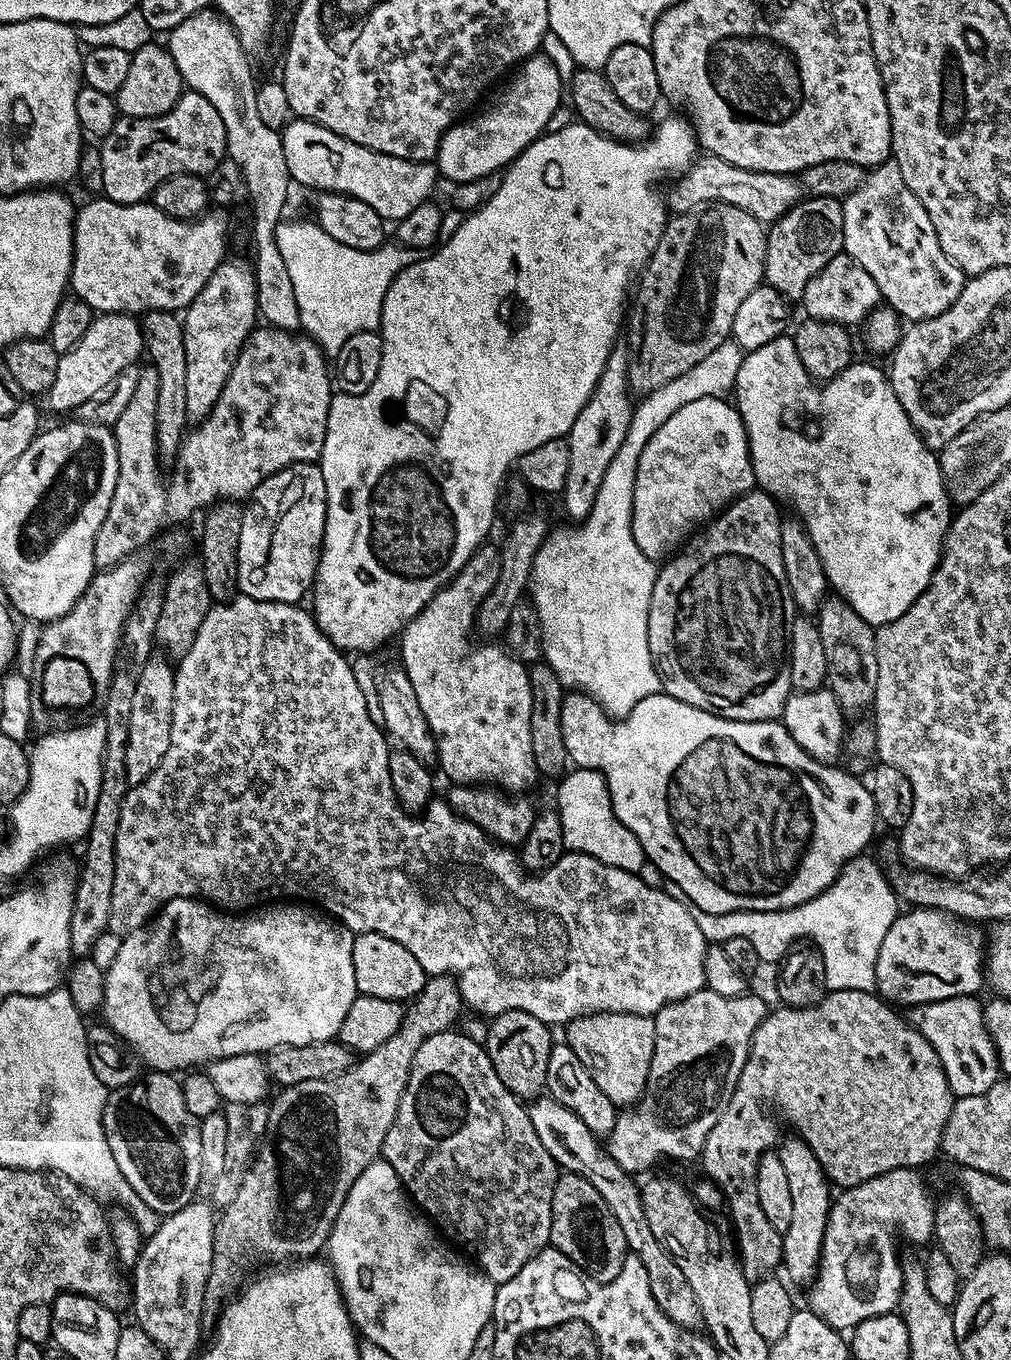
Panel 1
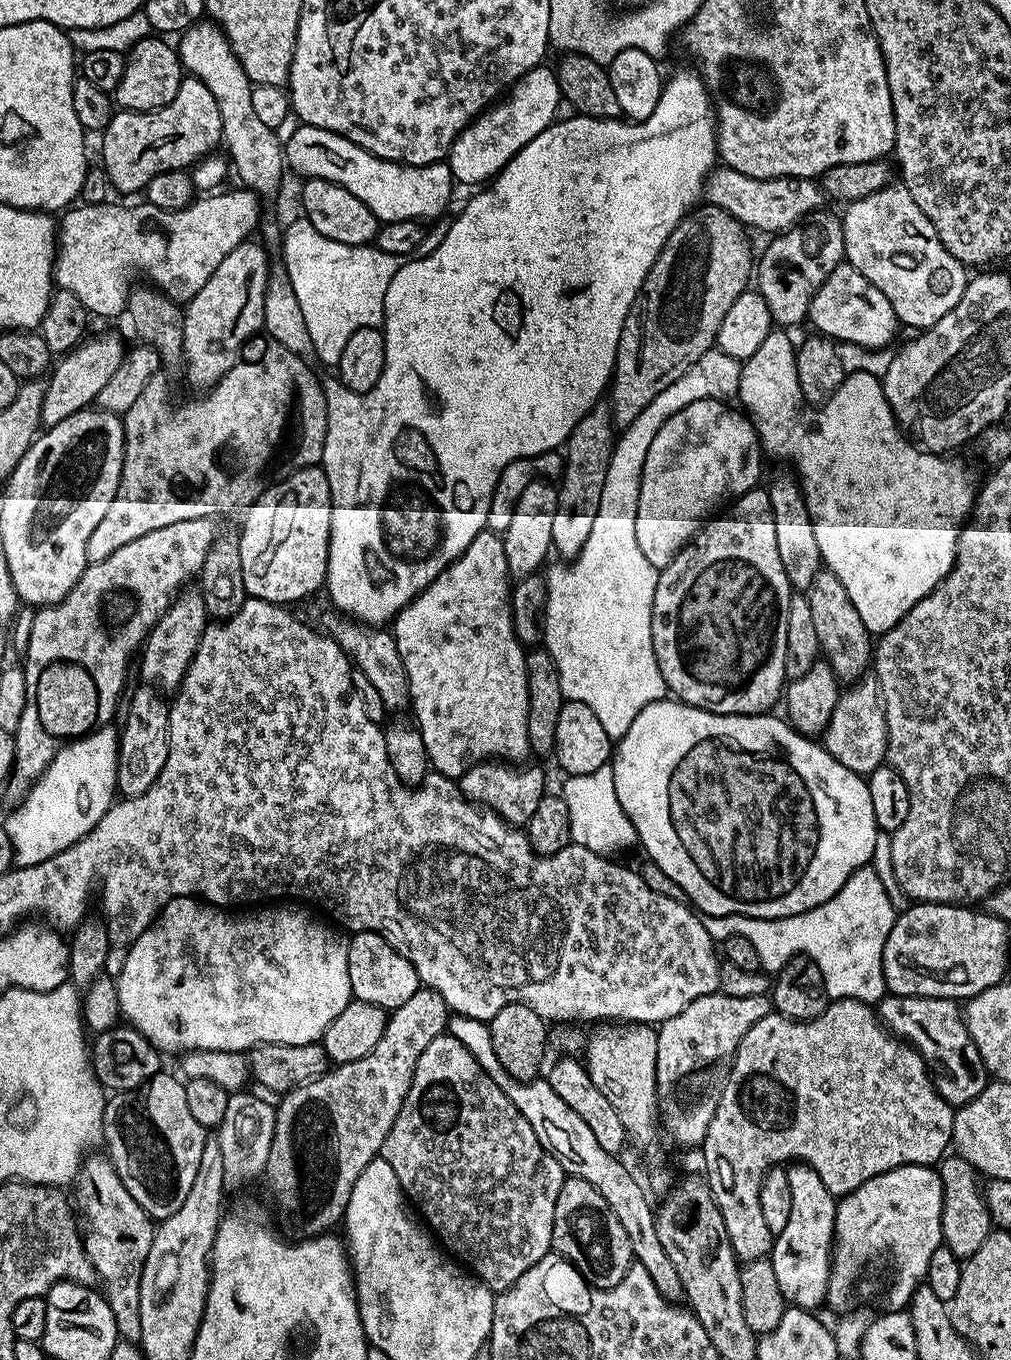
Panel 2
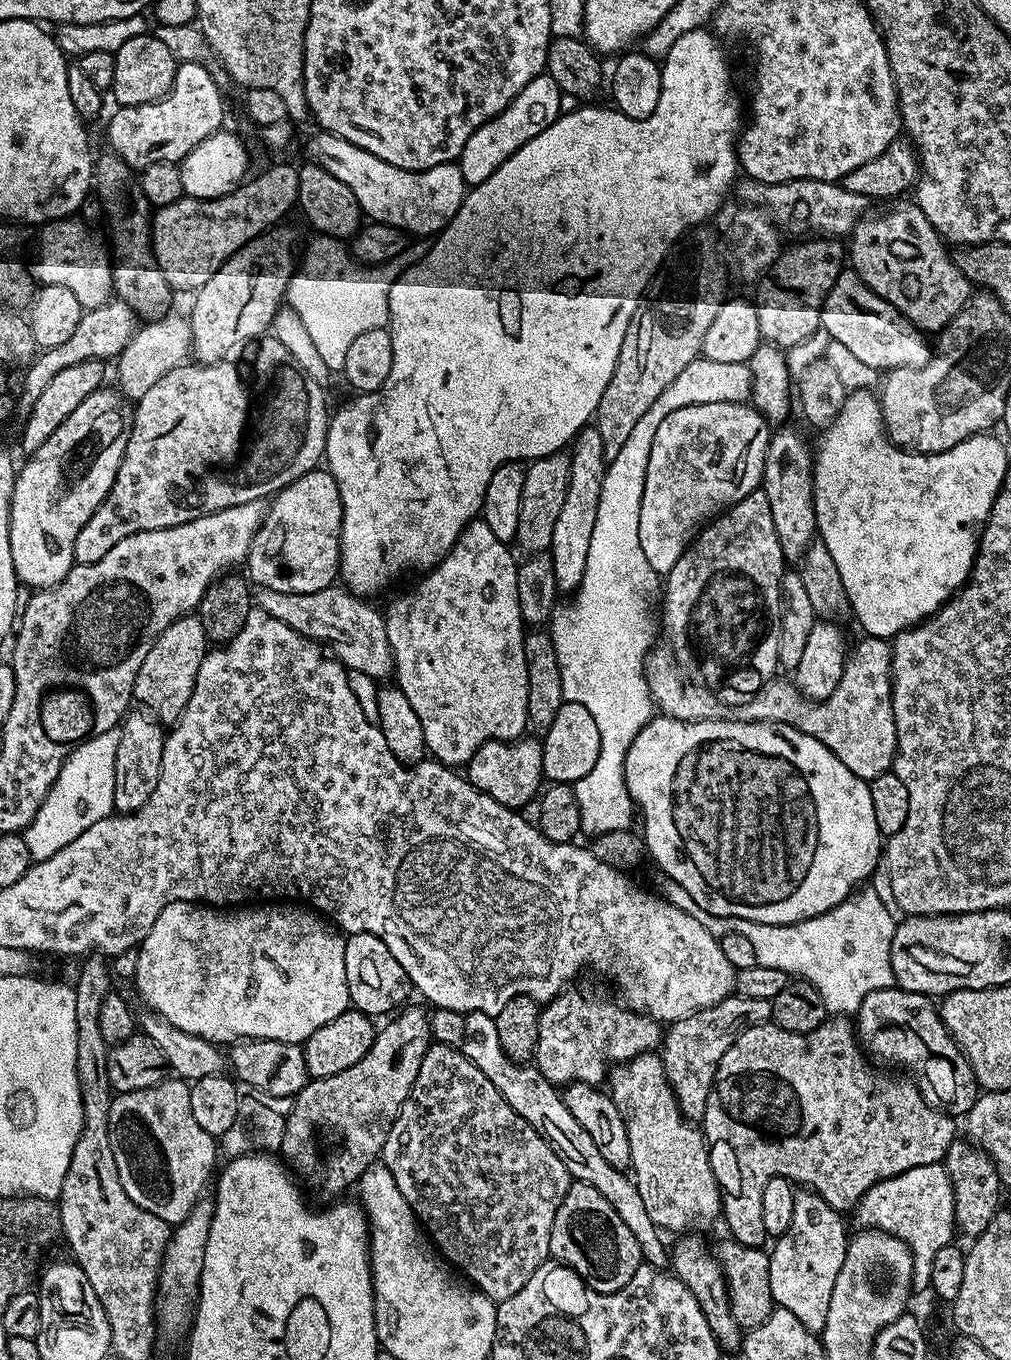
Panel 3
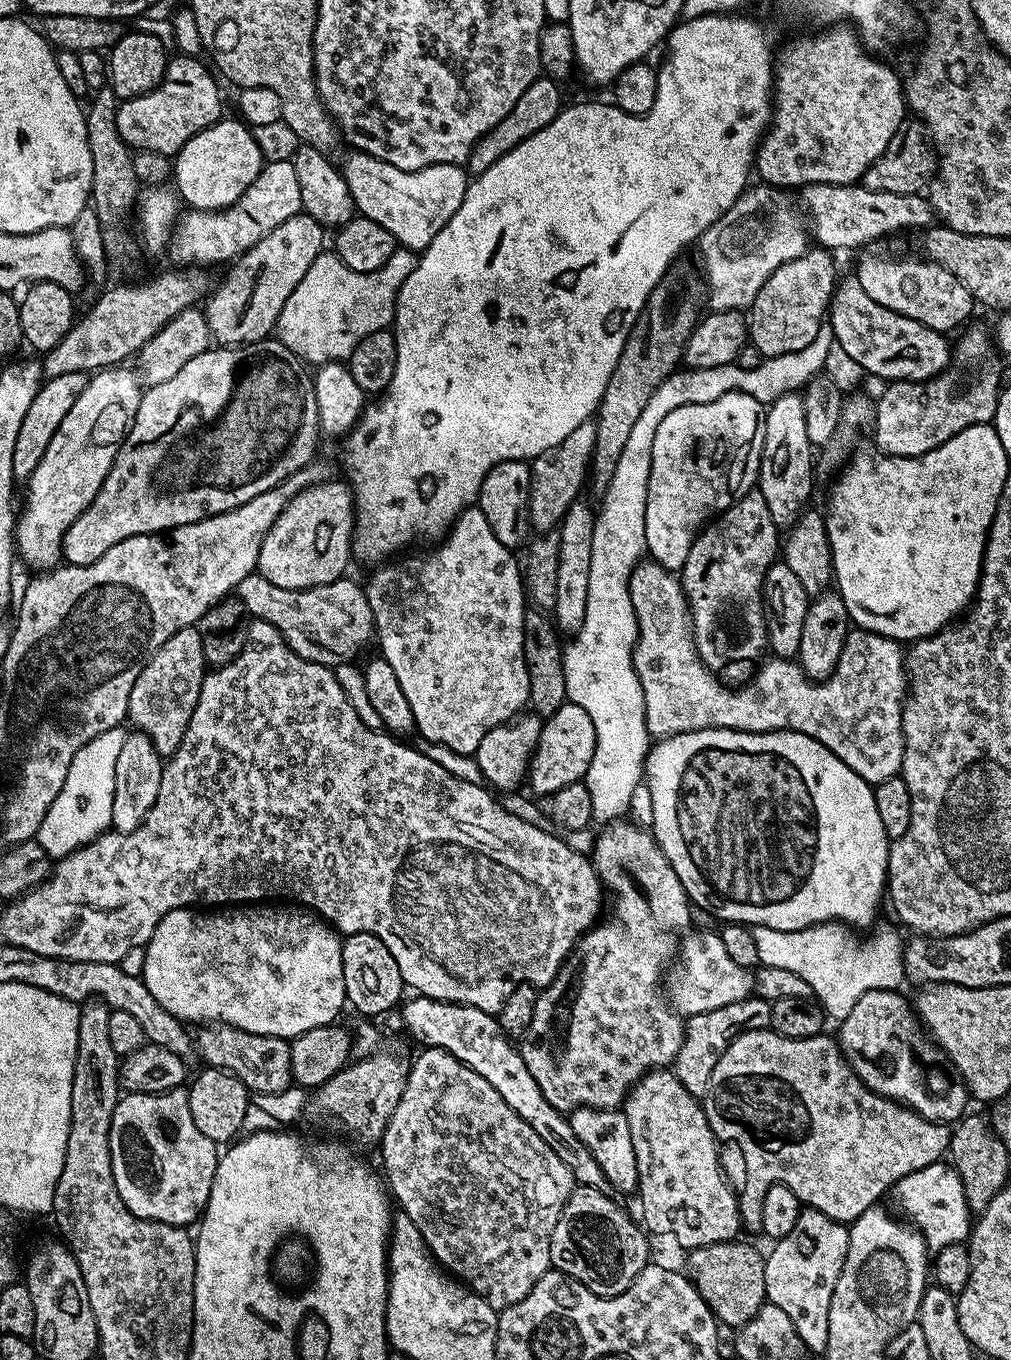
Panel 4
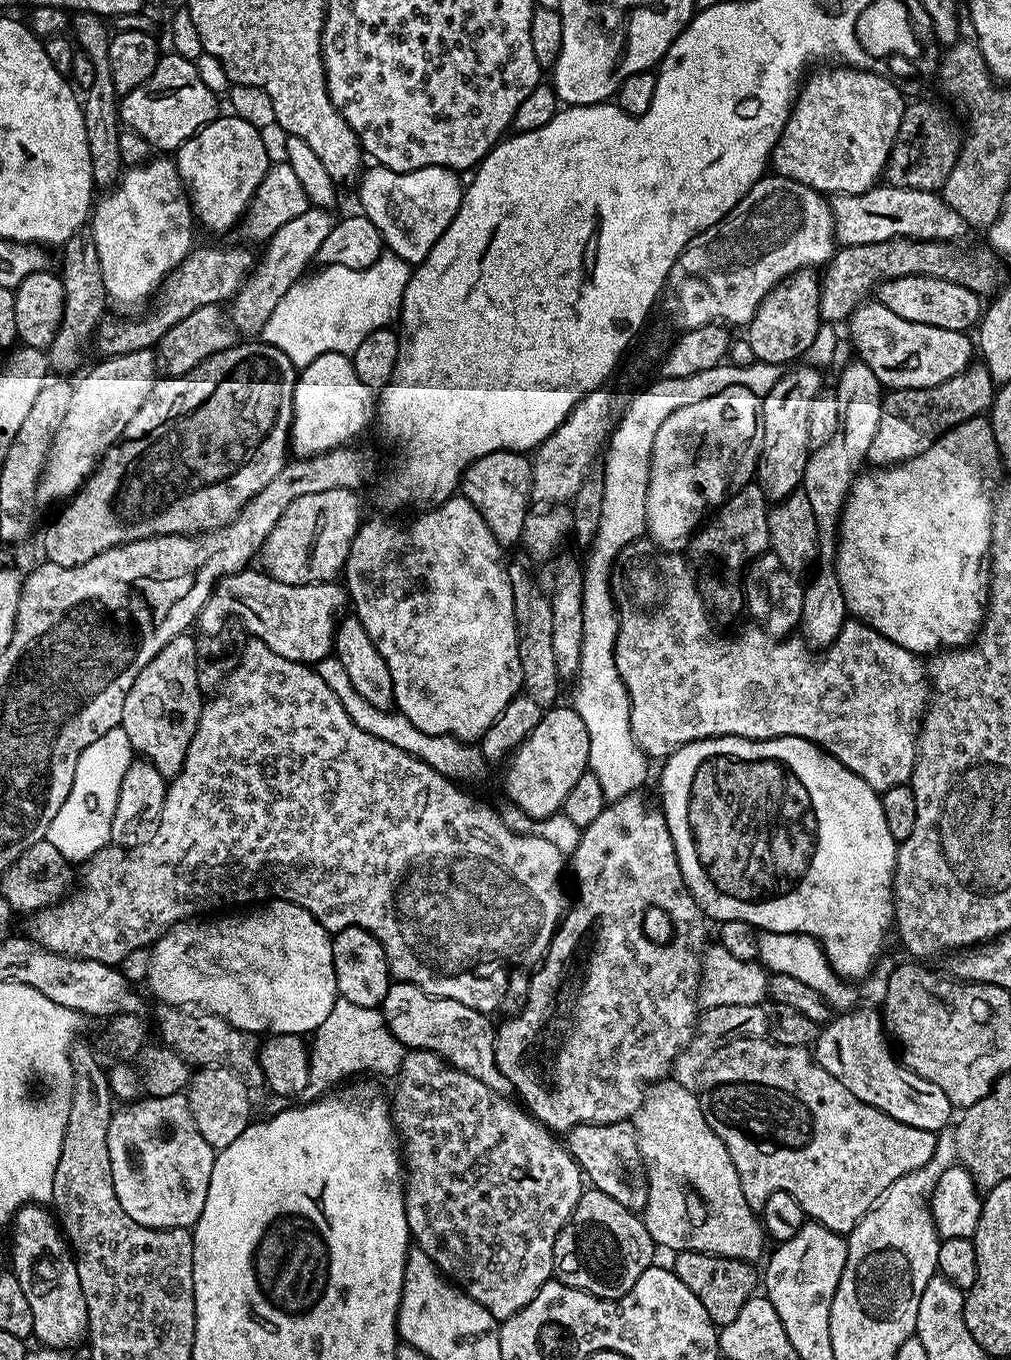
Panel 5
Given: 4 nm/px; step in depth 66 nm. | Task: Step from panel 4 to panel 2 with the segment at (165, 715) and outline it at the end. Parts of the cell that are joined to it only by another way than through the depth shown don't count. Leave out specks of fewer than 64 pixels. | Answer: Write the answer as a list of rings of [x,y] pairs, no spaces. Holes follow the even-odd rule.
[[[181,591],[166,610],[166,614],[162,614],[159,622],[148,631],[148,639],[144,641],[142,651],[138,656],[140,676],[144,679],[141,681],[145,685],[155,686],[160,690],[165,690],[164,688],[179,689],[209,623],[210,617],[199,591]]]

